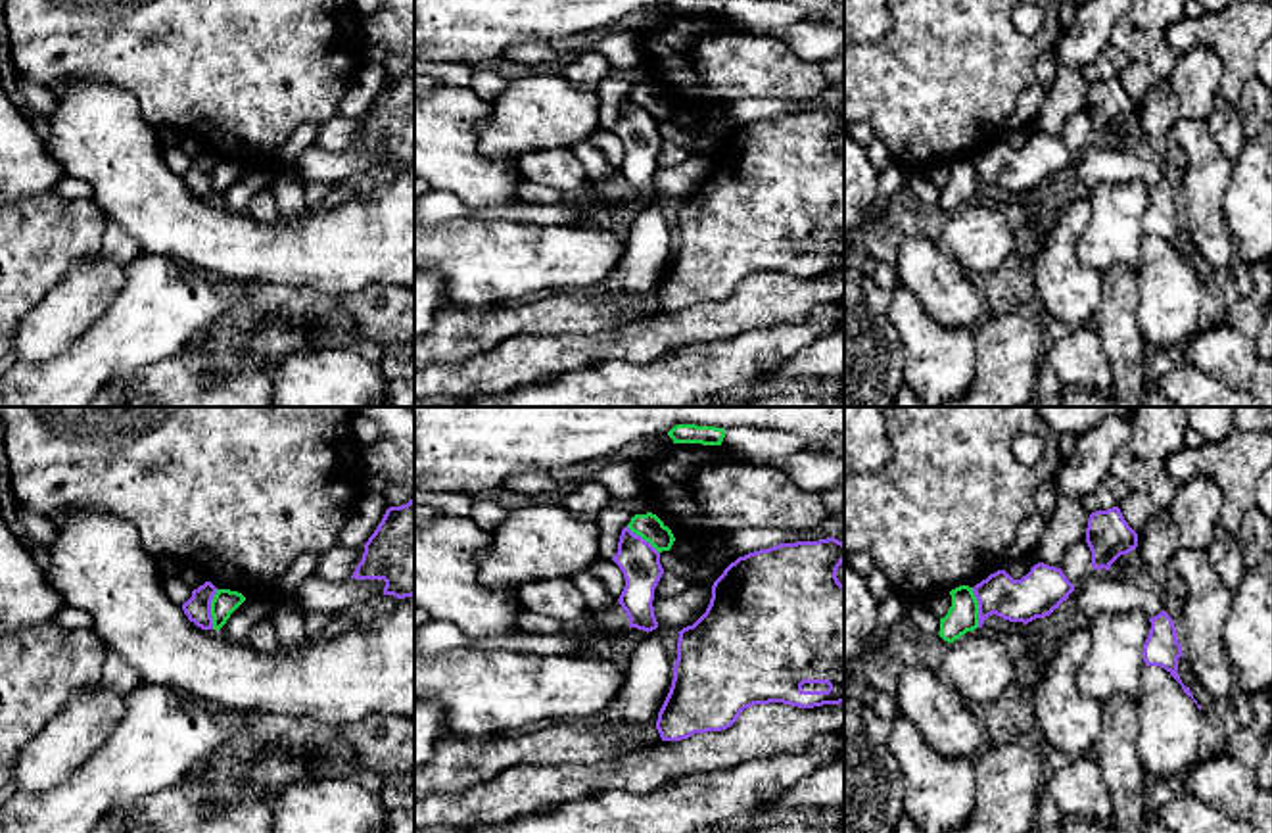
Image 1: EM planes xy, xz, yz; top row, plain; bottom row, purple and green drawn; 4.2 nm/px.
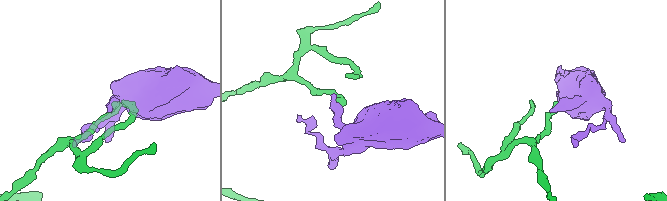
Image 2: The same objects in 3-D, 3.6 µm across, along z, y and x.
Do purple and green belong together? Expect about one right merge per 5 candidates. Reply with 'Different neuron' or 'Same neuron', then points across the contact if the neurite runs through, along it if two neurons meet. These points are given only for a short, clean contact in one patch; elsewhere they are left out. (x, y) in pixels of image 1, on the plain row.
Different neuron. Boundary: xy (217, 160), (212, 171), (212, 198)

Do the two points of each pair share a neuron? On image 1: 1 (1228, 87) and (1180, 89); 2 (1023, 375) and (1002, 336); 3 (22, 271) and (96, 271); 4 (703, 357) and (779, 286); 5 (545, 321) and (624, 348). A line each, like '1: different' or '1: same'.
1: different
2: same
3: different
4: different
5: different

